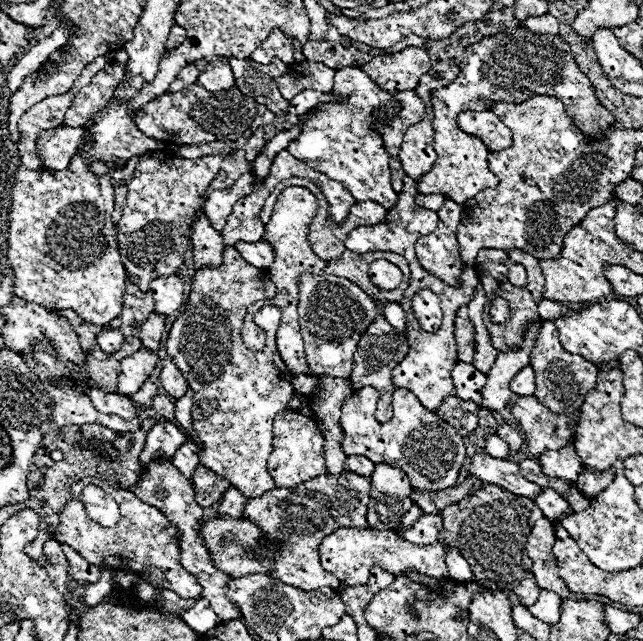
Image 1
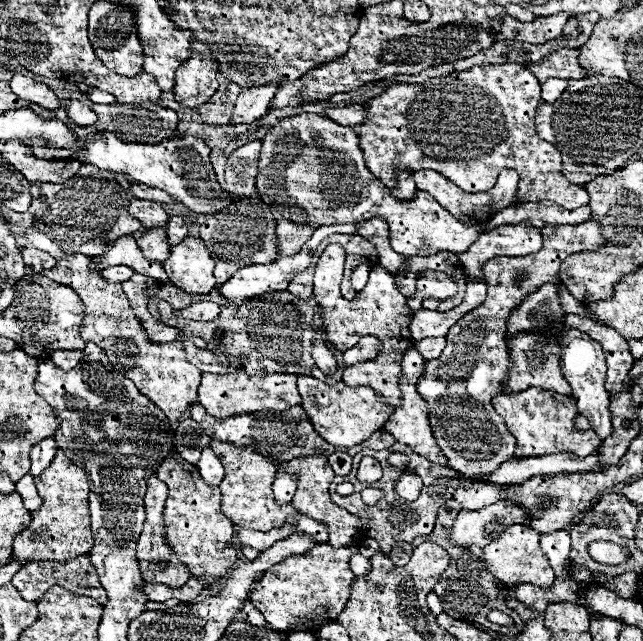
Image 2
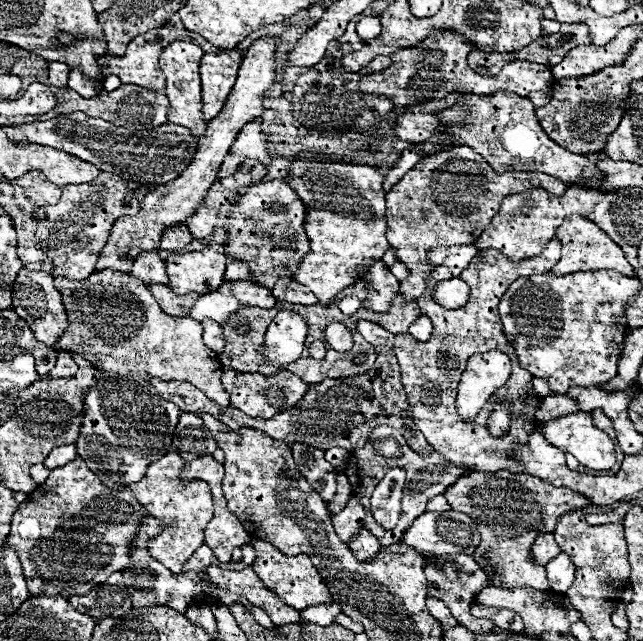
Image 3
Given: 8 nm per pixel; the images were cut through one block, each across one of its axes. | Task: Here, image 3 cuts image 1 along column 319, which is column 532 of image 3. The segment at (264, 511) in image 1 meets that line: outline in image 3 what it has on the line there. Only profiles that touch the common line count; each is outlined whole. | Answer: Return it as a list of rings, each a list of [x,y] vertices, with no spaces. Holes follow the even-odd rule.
[[[498,470],[498,472],[470,472],[468,476],[462,476],[456,480],[454,486],[446,488],[444,492],[448,504],[452,510],[466,512],[477,524],[477,530],[480,532],[481,542],[478,544],[478,550],[474,550],[474,560],[478,566],[484,570],[488,577],[490,586],[498,588],[534,588],[534,590],[548,590],[550,584],[546,580],[546,568],[534,564],[532,560],[532,544],[542,532],[554,532],[558,518],[564,512],[580,510],[590,506],[590,502],[574,492],[572,488],[566,486],[552,486],[546,484],[544,480],[538,480],[536,476],[530,474],[512,474],[508,470]]]

